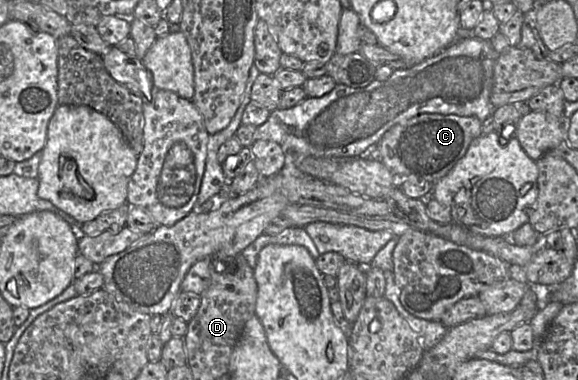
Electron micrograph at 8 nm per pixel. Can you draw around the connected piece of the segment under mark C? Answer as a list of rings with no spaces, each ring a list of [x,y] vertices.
[[[425,113],[391,127],[373,151],[397,179],[412,175],[435,183],[455,166],[471,142],[481,135],[482,122],[477,117]]]

